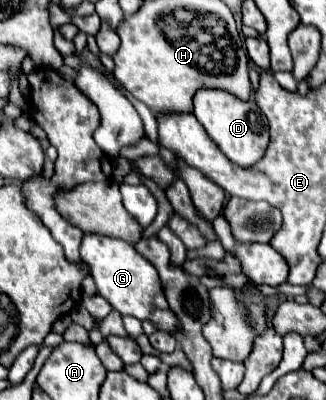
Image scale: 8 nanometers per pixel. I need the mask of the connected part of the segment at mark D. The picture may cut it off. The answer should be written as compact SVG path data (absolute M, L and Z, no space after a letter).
M197 90L193 98L193 114L231 162L249 168L263 158L269 144L269 126L265 114L253 100L243 102L223 90Z

